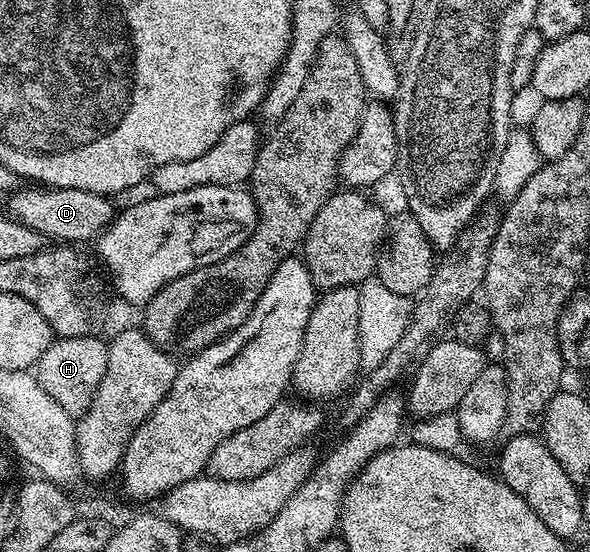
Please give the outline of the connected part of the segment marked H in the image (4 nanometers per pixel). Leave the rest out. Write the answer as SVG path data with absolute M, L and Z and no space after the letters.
M99 336L61 337L53 340L52 346L38 359L34 366L36 382L73 419L84 416L84 412L94 403L102 375L106 375L108 346Z

